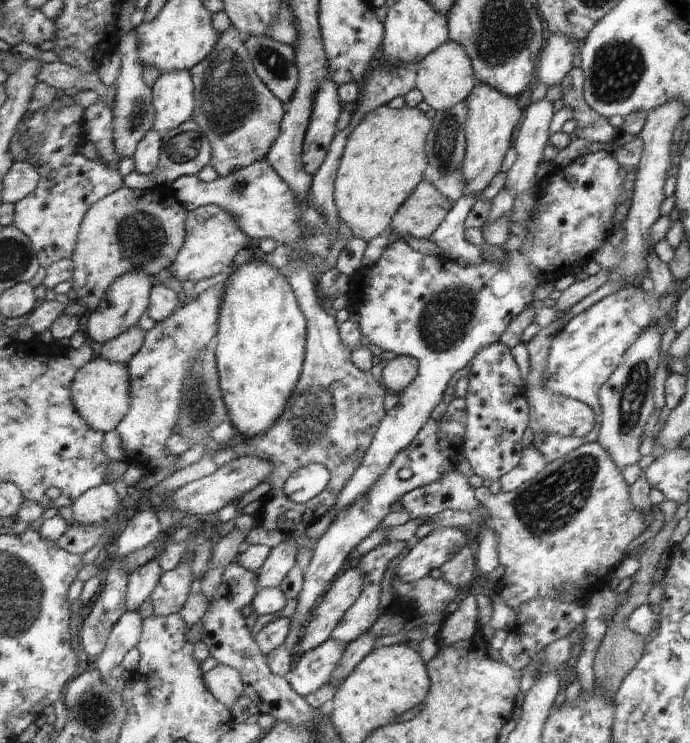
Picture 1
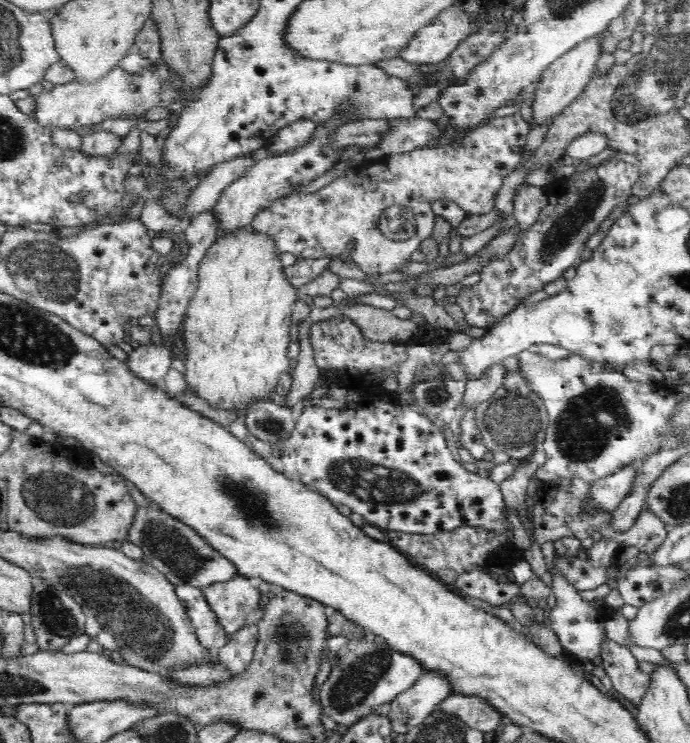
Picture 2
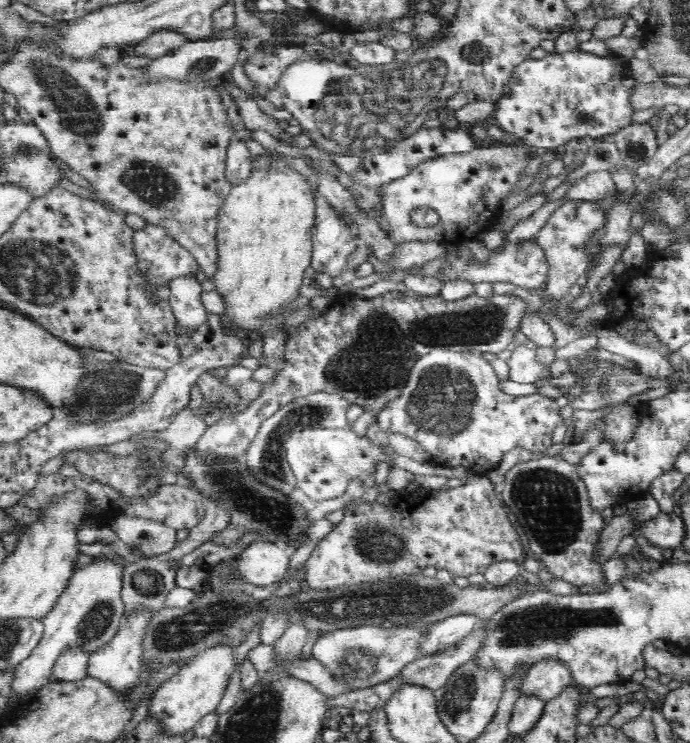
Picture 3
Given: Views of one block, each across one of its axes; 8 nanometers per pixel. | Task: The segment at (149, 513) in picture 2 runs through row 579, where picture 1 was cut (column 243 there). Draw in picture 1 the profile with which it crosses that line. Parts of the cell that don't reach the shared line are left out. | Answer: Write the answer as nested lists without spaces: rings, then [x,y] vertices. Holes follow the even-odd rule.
[[[266,160],[230,173],[227,177],[218,176],[214,181],[201,182],[196,175],[183,176],[169,186],[176,194],[176,200],[188,211],[195,211],[208,205],[216,205],[227,213],[232,213],[236,224],[253,240],[271,238],[277,245],[289,246],[299,243],[310,250],[314,256],[324,257],[337,240],[332,227],[316,210],[312,200],[312,188],[306,195],[307,201],[301,203],[298,195],[281,179],[276,169]]]

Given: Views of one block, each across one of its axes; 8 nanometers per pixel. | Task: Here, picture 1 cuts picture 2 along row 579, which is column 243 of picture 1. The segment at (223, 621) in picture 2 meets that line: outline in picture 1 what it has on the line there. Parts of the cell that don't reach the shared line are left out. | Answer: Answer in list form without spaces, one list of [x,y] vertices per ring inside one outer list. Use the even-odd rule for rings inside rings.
[[[208,205],[188,212],[185,247],[180,251],[173,265],[169,268],[173,277],[168,276],[165,281],[175,278],[180,284],[208,279],[215,274],[228,270],[240,256],[245,248],[255,248],[255,240],[249,237],[240,225],[236,224],[232,213],[227,213],[216,205]]]

